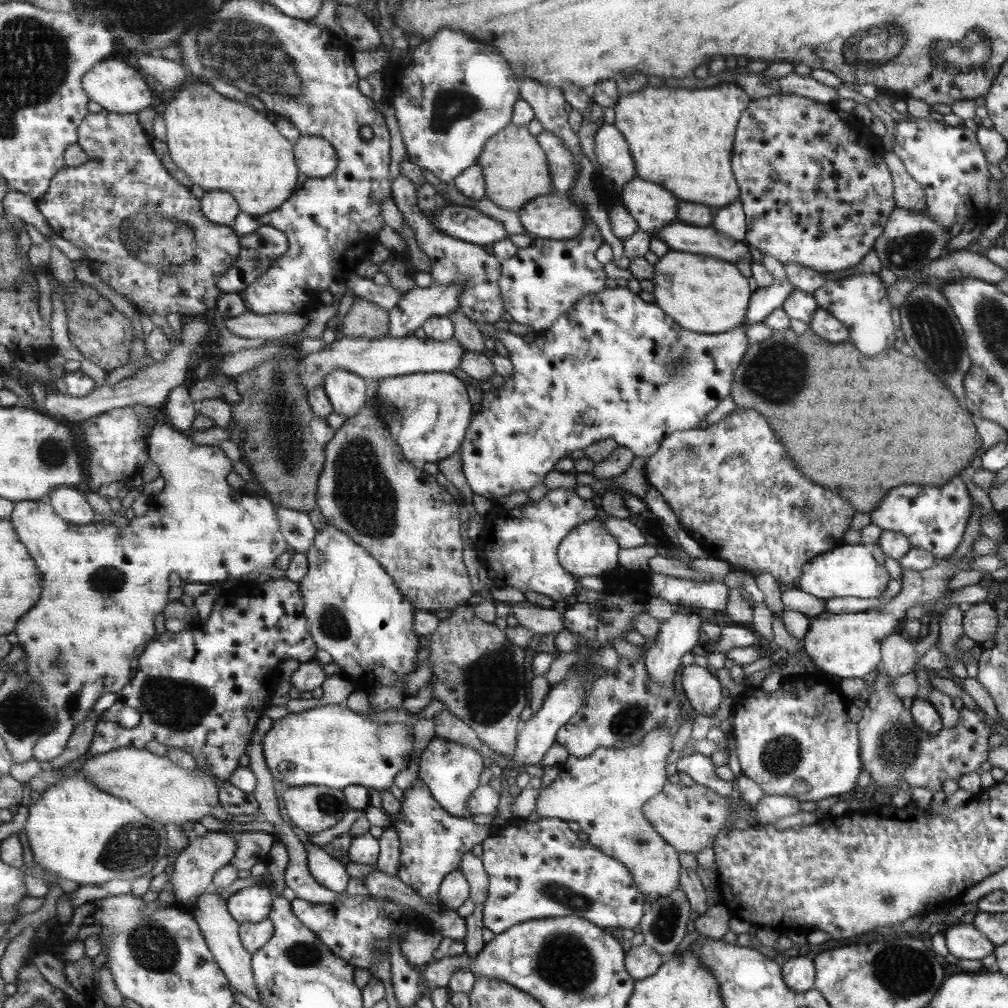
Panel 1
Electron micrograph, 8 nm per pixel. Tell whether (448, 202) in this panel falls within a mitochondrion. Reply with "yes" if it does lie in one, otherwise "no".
no

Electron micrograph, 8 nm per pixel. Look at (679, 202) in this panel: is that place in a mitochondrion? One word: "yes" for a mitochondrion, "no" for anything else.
no

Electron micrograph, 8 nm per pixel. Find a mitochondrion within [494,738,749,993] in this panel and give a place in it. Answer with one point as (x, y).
(556, 892)

